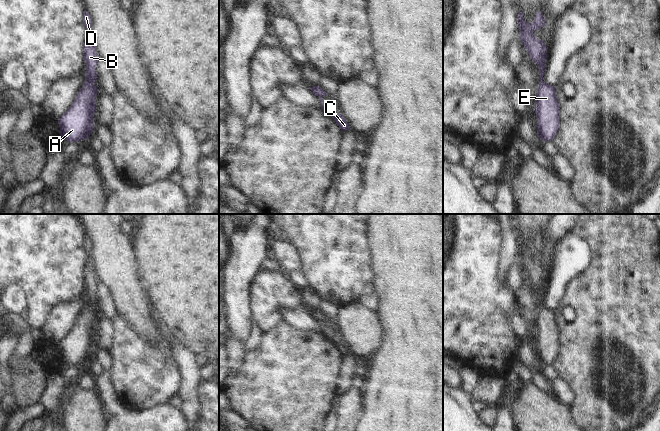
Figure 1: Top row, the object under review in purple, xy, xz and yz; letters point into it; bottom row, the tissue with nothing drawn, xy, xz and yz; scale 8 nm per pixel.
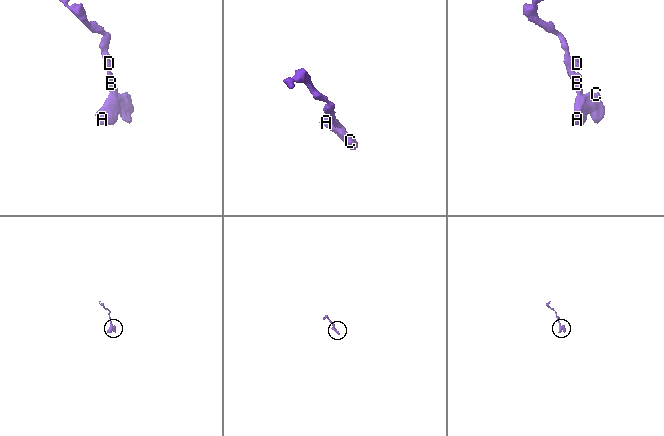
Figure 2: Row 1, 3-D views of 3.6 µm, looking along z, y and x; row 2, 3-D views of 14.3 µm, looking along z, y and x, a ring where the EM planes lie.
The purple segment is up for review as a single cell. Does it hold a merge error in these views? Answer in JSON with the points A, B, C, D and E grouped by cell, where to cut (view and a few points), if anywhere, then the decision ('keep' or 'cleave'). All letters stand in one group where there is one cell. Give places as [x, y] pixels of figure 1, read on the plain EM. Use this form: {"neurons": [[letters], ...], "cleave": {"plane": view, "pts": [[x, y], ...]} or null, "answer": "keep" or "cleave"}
{"neurons": [["A", "B", "C", "D", "E"]], "cleave": null, "answer": "keep"}

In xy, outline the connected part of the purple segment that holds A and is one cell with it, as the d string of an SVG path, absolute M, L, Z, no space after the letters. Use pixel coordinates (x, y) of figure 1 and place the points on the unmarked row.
M89 261L84 269L86 304L71 331L58 343L60 359L68 366L86 364L93 355L97 304L97 278L95 268Z

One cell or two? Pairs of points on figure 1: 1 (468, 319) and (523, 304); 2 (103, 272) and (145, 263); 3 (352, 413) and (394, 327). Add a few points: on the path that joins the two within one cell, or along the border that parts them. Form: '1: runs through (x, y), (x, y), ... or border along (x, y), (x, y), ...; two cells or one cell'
1: border along (513, 291), (517, 310); two cells
2: border along (131, 242), (137, 273), (144, 287); two cells
3: border along (360, 389), (362, 393), (361, 416); two cells

